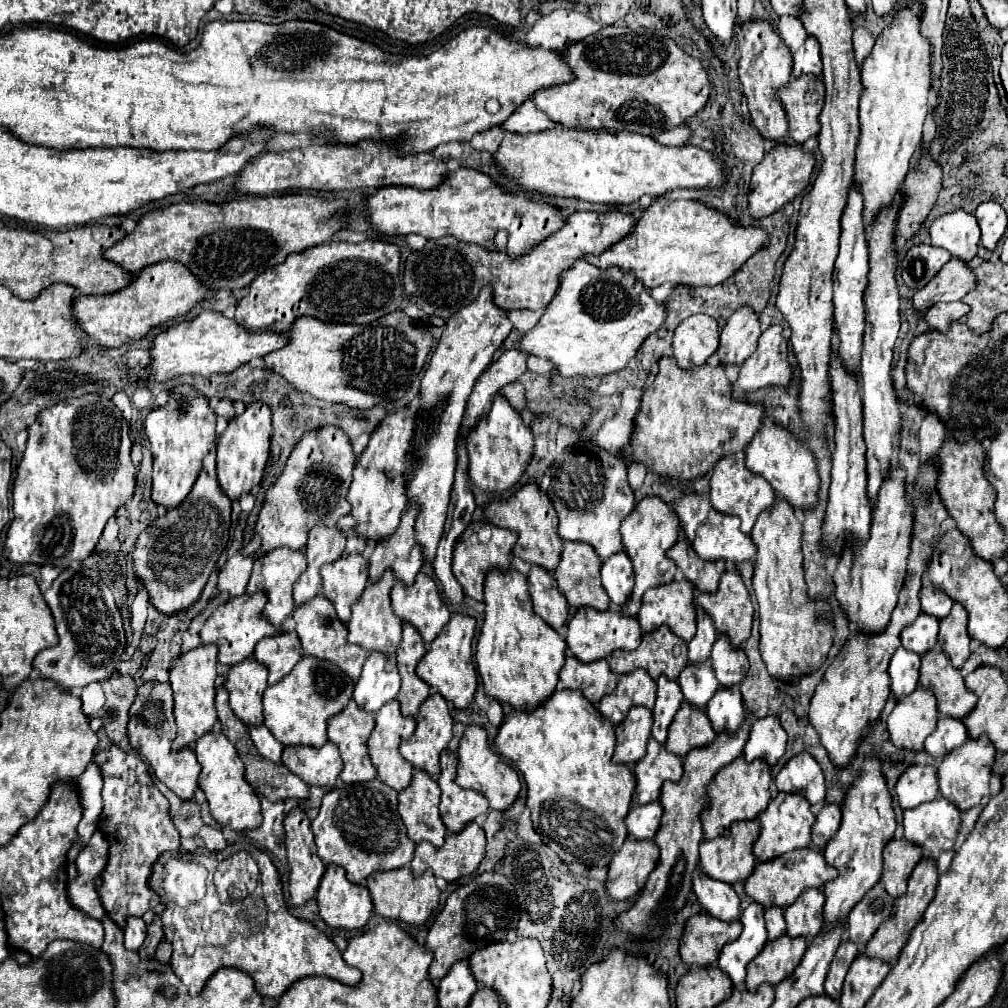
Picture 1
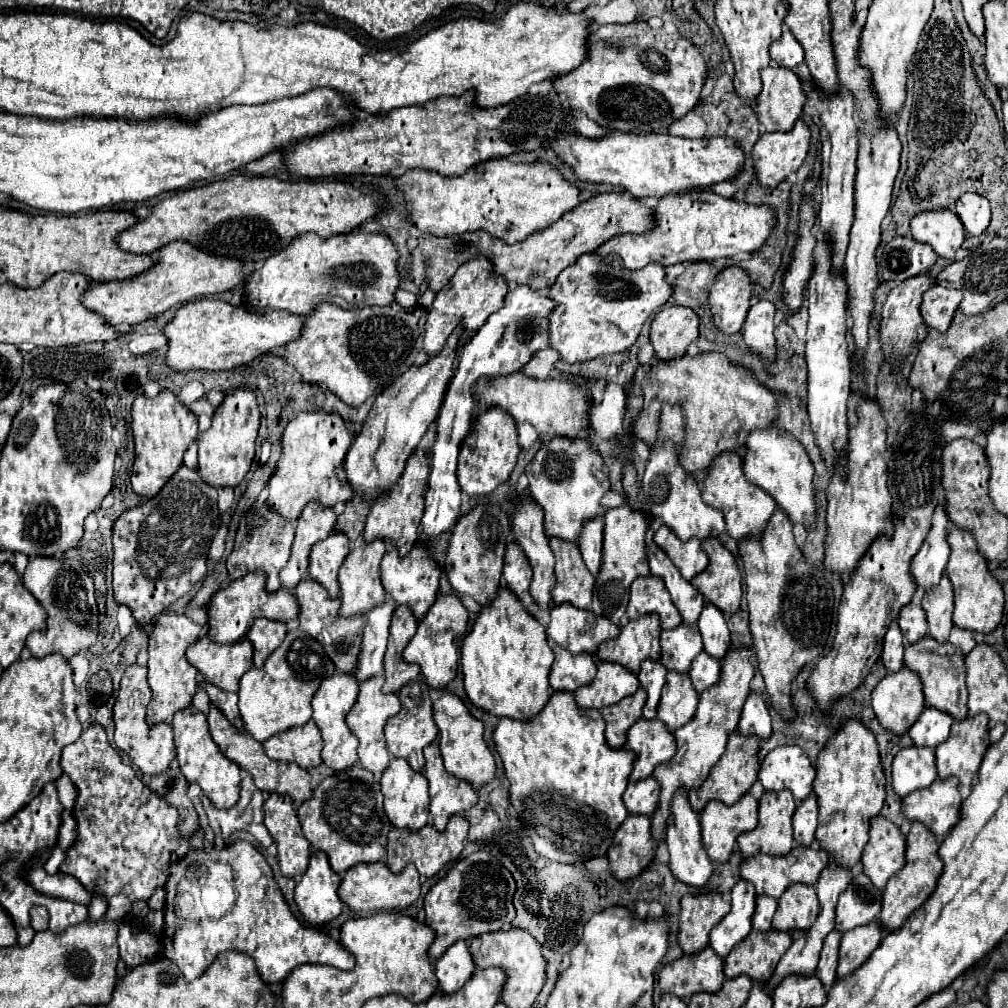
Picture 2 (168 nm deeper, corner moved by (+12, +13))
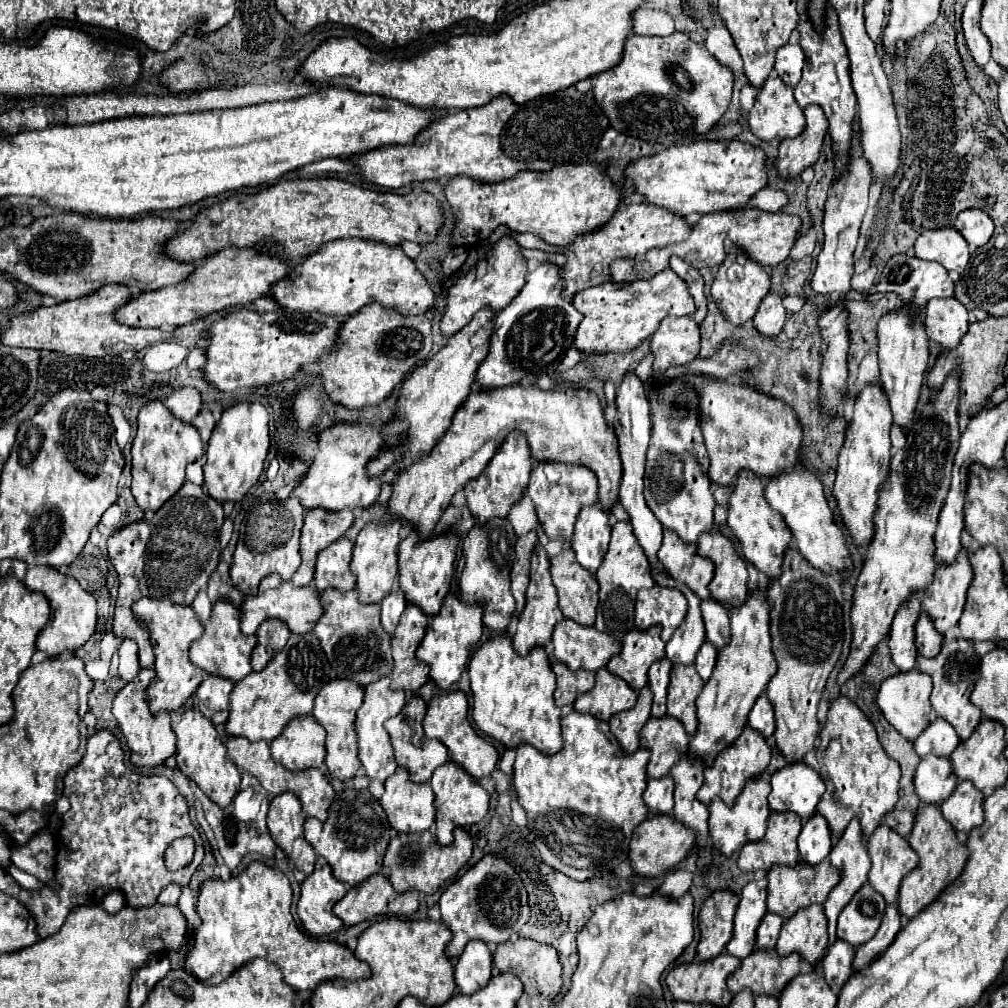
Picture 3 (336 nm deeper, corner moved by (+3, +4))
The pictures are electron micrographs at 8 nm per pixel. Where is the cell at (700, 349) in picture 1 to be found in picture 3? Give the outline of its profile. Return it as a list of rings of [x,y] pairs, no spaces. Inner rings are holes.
[[[668,316],[650,338],[650,350],[654,352],[656,374],[662,374],[672,366],[690,364],[700,352],[700,326],[688,316]]]

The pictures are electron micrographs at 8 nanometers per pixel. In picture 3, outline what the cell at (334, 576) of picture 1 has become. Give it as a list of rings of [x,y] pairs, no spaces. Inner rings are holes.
[[[340,538],[318,554],[314,584],[322,592],[324,588],[336,588],[340,592],[350,592],[356,586],[356,578],[350,572],[354,542]]]

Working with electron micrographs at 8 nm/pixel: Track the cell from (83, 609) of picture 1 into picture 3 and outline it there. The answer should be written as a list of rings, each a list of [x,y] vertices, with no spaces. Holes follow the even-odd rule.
[[[28,568],[24,584],[30,590],[42,592],[52,608],[50,622],[42,628],[42,632],[36,638],[36,648],[46,652],[48,658],[56,658],[64,652],[72,654],[76,648],[84,646],[96,632],[96,598],[86,592],[80,582],[72,576],[66,576],[58,572],[58,568]]]

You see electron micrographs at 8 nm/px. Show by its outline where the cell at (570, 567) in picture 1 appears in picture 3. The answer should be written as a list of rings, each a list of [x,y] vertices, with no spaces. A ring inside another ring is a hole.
[[[572,548],[550,558],[550,564],[562,614],[578,624],[592,626],[598,606],[598,582],[594,574],[586,572],[586,568],[576,562]]]

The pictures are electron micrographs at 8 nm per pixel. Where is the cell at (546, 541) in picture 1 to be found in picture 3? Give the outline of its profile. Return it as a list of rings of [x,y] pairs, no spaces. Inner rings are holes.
[[[536,544],[530,562],[532,564],[530,564],[530,586],[526,592],[526,608],[520,614],[518,630],[514,634],[514,650],[520,656],[526,656],[530,652],[530,648],[534,648],[534,646],[546,646],[552,638],[554,626],[564,618],[558,608],[558,590],[554,588],[554,582],[550,580],[550,560],[548,560],[548,554],[542,544]]]

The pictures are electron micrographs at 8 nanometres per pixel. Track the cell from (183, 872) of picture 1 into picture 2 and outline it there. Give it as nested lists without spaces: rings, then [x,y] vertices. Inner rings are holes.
[[[237,841],[235,845],[223,847],[223,849],[211,849],[203,853],[203,859],[227,863],[233,869],[233,885],[239,893],[235,899],[235,905],[231,907],[231,913],[225,913],[219,919],[207,917],[202,909],[199,913],[193,913],[191,919],[183,919],[175,913],[175,897],[179,893],[179,883],[185,877],[188,885],[201,885],[205,875],[209,873],[206,864],[175,863],[171,865],[171,879],[167,881],[169,901],[165,909],[165,929],[163,929],[163,947],[165,957],[171,959],[185,975],[187,981],[197,979],[205,973],[205,969],[215,961],[215,957],[223,951],[243,951],[254,957],[257,969],[265,983],[281,983],[281,979],[287,979],[287,975],[305,963],[323,963],[333,965],[337,969],[353,969],[355,957],[335,939],[331,939],[327,933],[313,931],[309,927],[303,927],[293,913],[289,911],[289,905],[285,903],[269,863],[265,857],[247,841]],[[185,869],[186,875],[185,875]],[[200,883],[200,884],[198,884]],[[237,901],[237,903],[236,903]],[[235,906],[235,907],[234,907]],[[233,909],[233,911],[232,911]]]

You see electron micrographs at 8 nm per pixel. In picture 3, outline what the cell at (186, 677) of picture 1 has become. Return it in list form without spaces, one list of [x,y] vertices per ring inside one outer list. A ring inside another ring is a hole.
[[[140,598],[132,610],[138,614],[138,620],[146,622],[146,626],[150,630],[150,642],[154,648],[154,656],[156,656],[156,664],[154,664],[156,678],[148,686],[150,712],[154,712],[154,714],[176,712],[178,708],[184,706],[184,702],[188,698],[194,696],[194,692],[198,690],[198,684],[202,684],[202,680],[204,680],[204,672],[200,668],[196,668],[188,658],[190,644],[202,636],[204,626],[198,622],[198,618],[190,606],[172,604],[170,600]]]

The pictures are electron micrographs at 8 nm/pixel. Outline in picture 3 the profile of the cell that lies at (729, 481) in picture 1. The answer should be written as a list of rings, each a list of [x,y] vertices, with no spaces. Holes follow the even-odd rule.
[[[742,470],[738,474],[734,490],[728,500],[728,520],[726,522],[732,534],[736,536],[736,540],[740,542],[740,548],[746,560],[750,560],[758,570],[762,570],[768,576],[780,576],[784,552],[788,544],[792,542],[792,536],[790,536],[790,530],[786,528],[786,522],[782,520],[782,514],[774,512],[768,506],[764,498],[764,480],[758,474],[750,470]]]

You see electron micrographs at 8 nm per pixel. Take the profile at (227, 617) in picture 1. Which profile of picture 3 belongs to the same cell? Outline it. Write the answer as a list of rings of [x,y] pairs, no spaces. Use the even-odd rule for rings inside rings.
[[[270,574],[270,576],[266,576],[266,580],[260,582],[258,594],[246,598],[240,604],[240,630],[242,630],[242,634],[252,636],[252,634],[256,634],[258,626],[264,620],[278,618],[278,620],[286,622],[286,626],[290,628],[292,634],[304,634],[316,626],[320,616],[322,616],[322,606],[318,600],[318,592],[314,588],[310,588],[310,586],[294,588],[290,582],[282,582],[282,578],[278,574]]]

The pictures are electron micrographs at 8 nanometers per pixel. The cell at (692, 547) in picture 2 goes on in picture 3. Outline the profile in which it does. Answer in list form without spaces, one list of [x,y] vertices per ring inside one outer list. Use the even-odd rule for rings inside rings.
[[[664,530],[664,542],[658,550],[658,560],[674,580],[684,582],[702,600],[710,596],[708,584],[714,576],[714,562],[698,556],[696,544],[686,544],[678,540],[674,532]]]

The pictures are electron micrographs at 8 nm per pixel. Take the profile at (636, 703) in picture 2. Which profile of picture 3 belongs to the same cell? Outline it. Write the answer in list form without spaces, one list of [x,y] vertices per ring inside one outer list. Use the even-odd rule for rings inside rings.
[[[644,686],[638,694],[638,702],[634,708],[626,712],[618,712],[614,718],[610,718],[610,730],[620,742],[624,752],[636,752],[640,748],[638,734],[646,720],[650,718],[652,708],[652,692],[648,686]]]

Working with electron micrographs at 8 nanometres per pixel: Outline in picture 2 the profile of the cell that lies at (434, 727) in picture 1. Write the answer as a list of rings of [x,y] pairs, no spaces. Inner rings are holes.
[[[411,681],[407,683],[399,693],[401,699],[401,711],[387,719],[385,723],[385,737],[387,737],[387,751],[393,757],[405,759],[415,771],[423,771],[425,759],[423,759],[423,749],[425,745],[433,743],[437,737],[437,725],[433,723],[433,711],[431,711],[431,699],[429,699],[429,685],[425,681]]]

